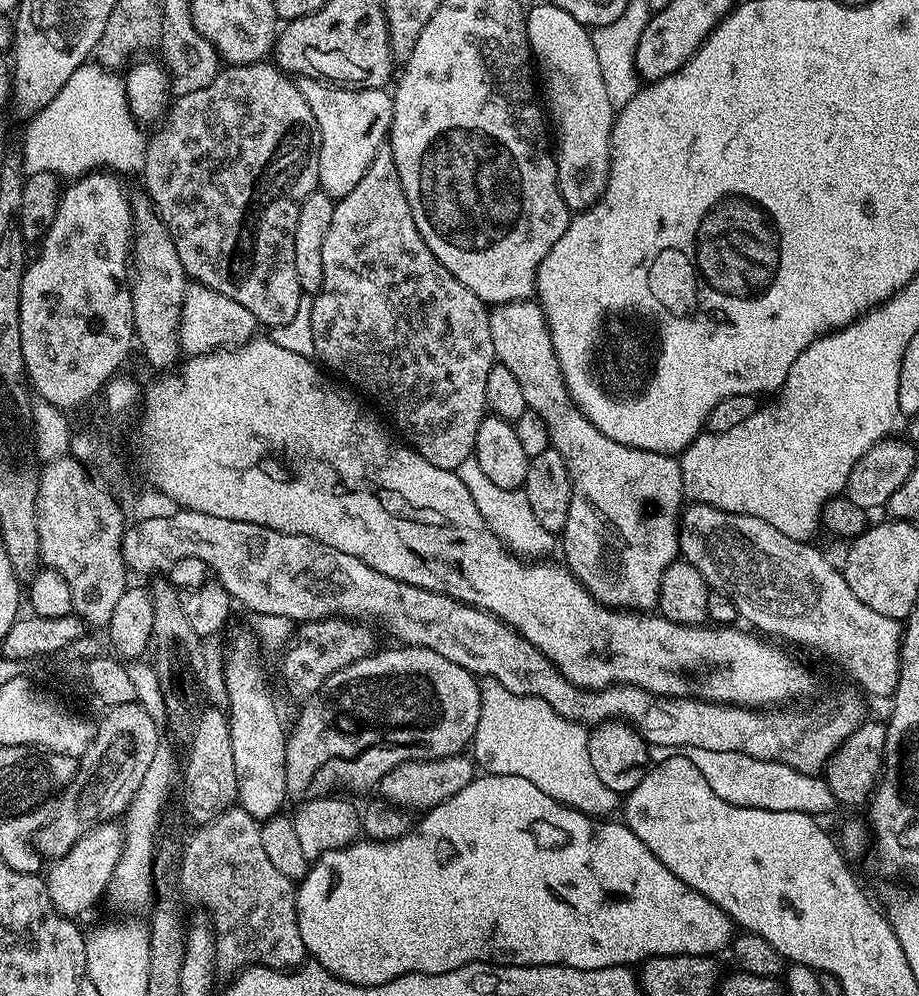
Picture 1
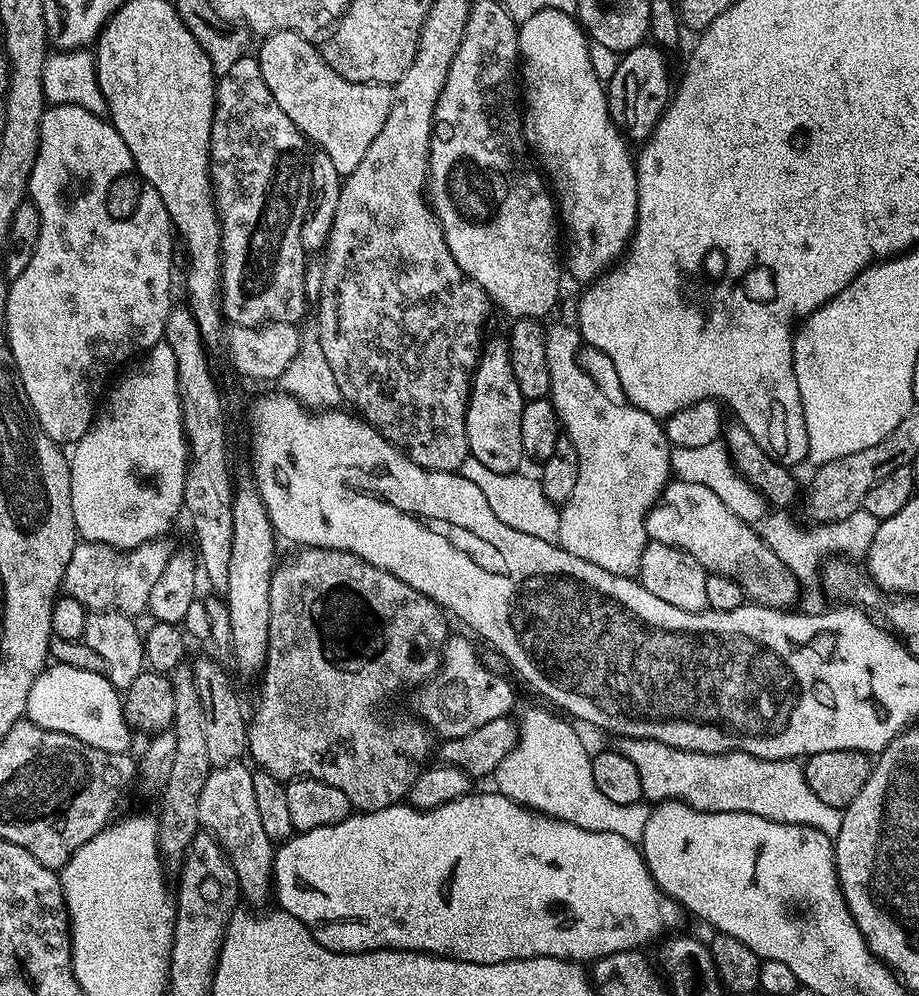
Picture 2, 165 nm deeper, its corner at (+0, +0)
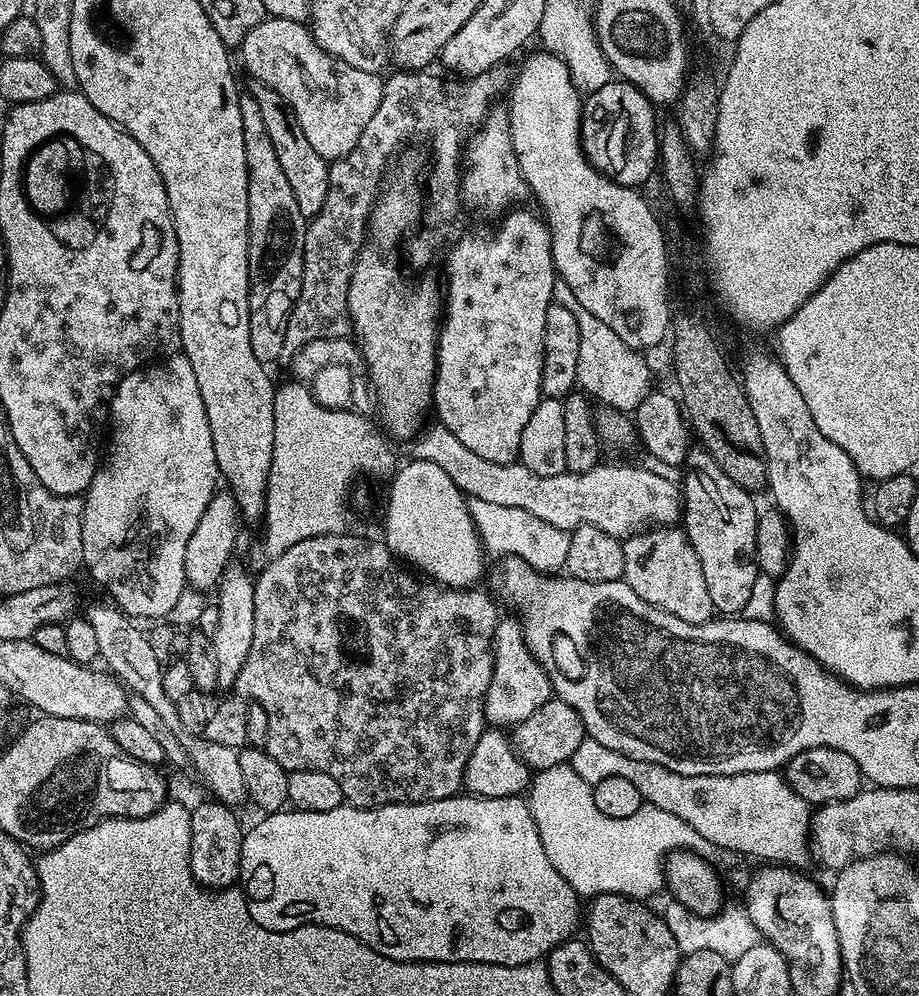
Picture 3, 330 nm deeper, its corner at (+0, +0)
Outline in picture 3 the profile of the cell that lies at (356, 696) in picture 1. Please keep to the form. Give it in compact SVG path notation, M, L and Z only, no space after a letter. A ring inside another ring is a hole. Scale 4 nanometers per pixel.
M501 619L496 625L496 638L492 642L492 677L484 695L484 719L492 726L515 726L530 718L538 706L546 706L554 693L548 672L534 658L524 643L524 629L519 619Z

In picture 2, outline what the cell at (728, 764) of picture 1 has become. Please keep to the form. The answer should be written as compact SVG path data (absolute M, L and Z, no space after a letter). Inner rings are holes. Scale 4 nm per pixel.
M621 736L615 743L615 751L630 758L638 769L645 801L683 800L703 812L758 814L774 822L810 826L833 838L842 830L843 811L826 806L826 802L810 790L799 759L767 760L745 752L691 752L671 748L657 740L629 736Z

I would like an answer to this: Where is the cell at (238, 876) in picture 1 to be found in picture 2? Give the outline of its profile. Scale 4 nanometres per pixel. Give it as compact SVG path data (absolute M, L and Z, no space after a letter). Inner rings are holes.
M235 762L224 767L213 767L212 773L206 778L206 786L202 786L202 798L198 798L198 818L201 829L210 833L230 858L238 874L241 897L247 903L249 900L252 904L264 904L274 892L274 841L268 837L260 821L254 799L253 769L245 764Z

